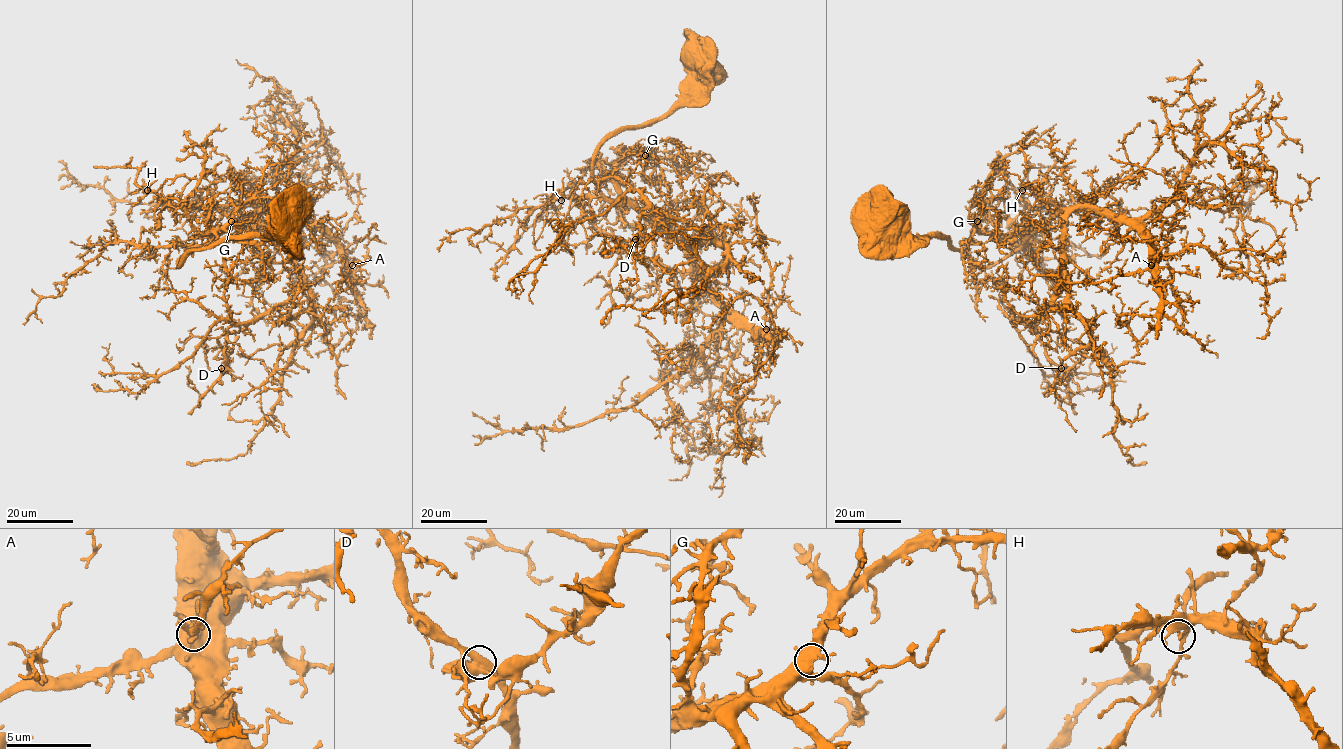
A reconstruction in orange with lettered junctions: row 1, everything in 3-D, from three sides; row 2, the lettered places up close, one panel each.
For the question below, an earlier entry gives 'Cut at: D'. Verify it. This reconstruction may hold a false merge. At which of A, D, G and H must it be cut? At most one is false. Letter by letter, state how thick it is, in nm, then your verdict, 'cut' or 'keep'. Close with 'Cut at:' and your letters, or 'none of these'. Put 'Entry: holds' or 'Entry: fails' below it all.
A: calibre 200 nm; keep
D: calibre 280 nm; cut
G: calibre 400 nm; keep
H: calibre 280 nm; keep
Cut at: D
Entry: holds

